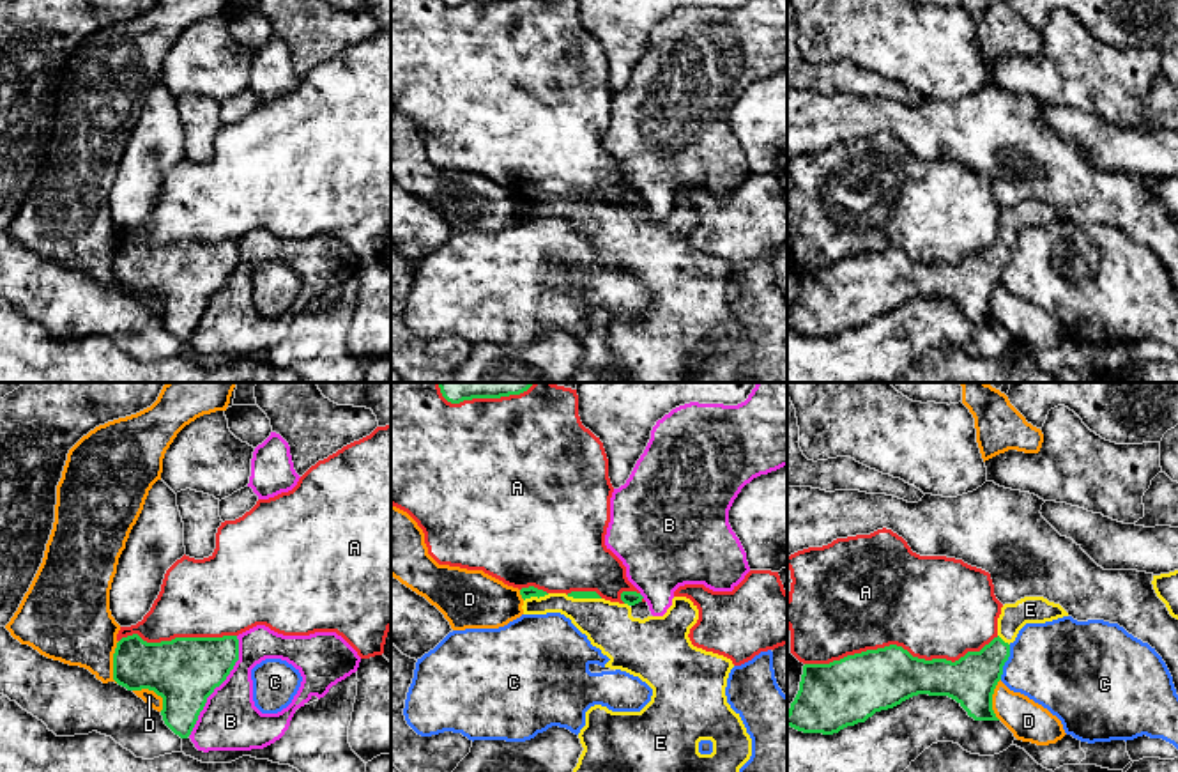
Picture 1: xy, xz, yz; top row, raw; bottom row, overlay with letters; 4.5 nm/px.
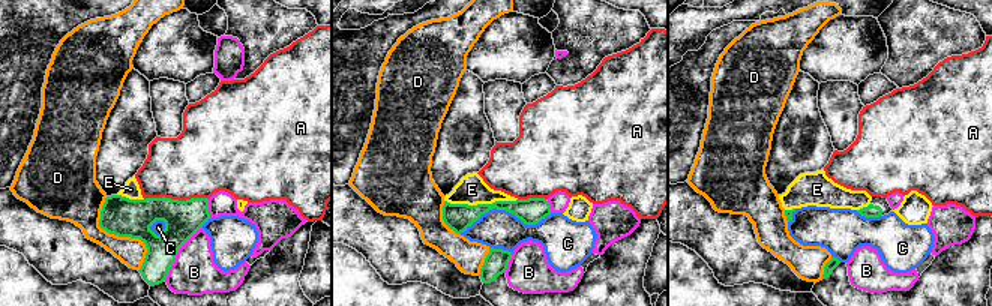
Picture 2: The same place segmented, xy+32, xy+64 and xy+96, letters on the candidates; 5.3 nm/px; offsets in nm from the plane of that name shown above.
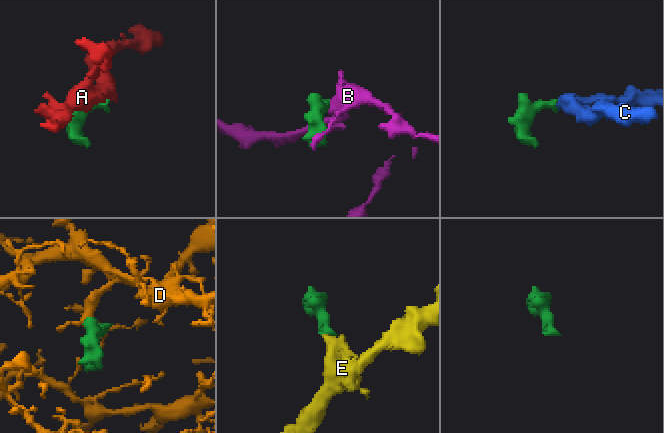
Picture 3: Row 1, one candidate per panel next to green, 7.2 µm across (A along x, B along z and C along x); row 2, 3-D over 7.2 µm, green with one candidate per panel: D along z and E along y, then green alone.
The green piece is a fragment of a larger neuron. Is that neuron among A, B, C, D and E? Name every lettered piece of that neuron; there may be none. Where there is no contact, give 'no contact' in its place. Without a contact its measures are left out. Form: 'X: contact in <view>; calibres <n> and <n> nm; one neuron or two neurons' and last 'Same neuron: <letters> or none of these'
A: contact in yz; calibres 280 and 460 nm; two neurons
B: contact in xy; calibres 320 and 260 nm; two neurons
C: contact in yz; calibres 220 and 400 nm; two neurons
D: contact in xy; calibres 320 and 60 nm; two neurons
E: contact in xz; calibres 30 and 220 nm; one neuron
Same neuron: E

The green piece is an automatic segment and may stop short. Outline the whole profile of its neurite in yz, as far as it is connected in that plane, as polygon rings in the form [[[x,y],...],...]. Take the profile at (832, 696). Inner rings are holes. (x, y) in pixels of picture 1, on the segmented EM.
[[[1024,597],[1001,607],[998,636],[989,645],[955,662],[918,659],[890,645],[830,664],[805,664],[787,726],[833,735],[918,694],[948,696],[975,721],[999,721],[992,710],[992,694],[1010,657],[1010,645],[1026,623],[1063,616],[1068,613],[1059,604]]]

